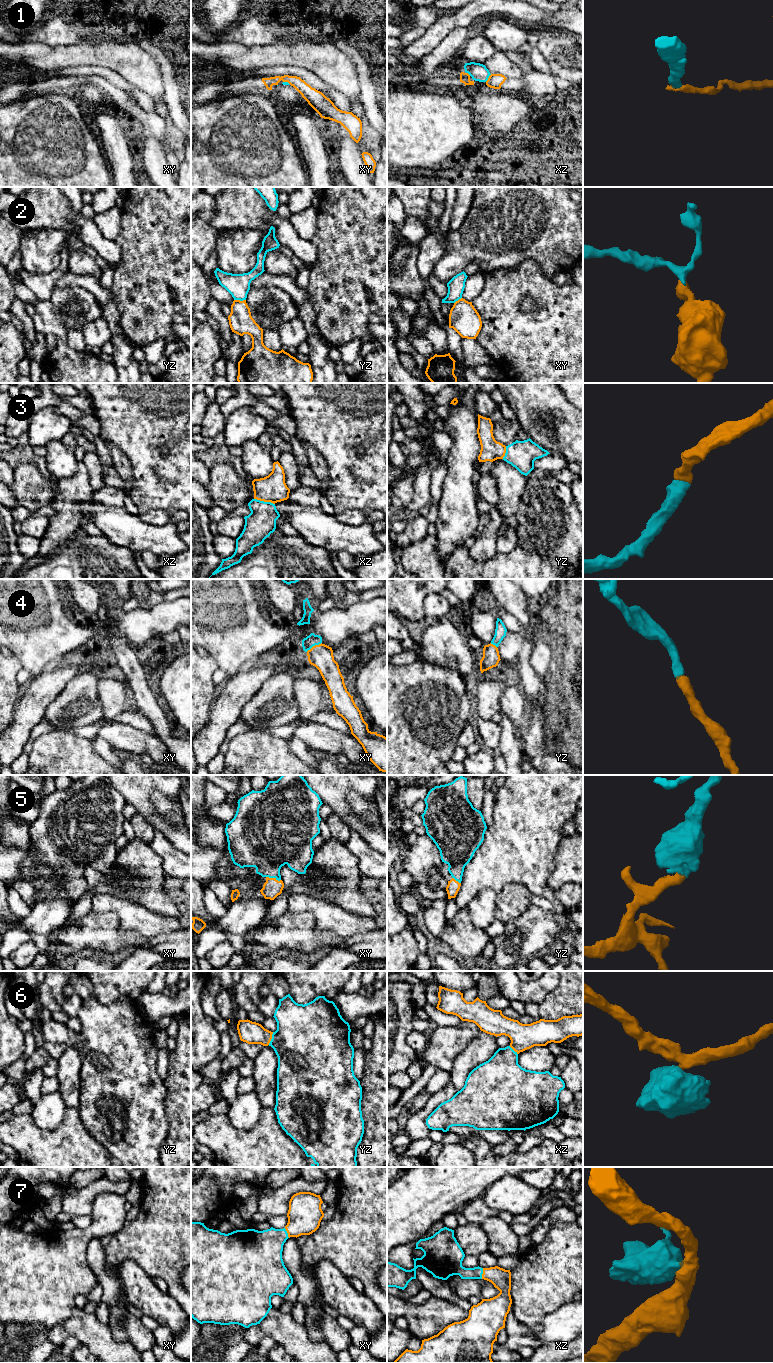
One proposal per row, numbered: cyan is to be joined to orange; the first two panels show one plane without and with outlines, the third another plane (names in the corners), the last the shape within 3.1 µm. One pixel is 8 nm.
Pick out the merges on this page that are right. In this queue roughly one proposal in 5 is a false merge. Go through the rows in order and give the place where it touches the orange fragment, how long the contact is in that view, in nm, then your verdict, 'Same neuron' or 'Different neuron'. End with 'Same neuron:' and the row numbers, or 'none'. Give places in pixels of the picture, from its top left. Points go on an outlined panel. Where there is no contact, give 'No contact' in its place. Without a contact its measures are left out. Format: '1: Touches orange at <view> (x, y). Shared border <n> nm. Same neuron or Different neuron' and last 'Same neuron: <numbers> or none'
1: Touches orange at xz (488, 78). Shared border 80 nm. Same neuron
2: Touches orange at yz (239, 300). Shared border 100 nm. Different neuron
3: Touches orange at xz (264, 501). Shared border 180 nm. Same neuron
4: Touches orange at xy (313, 646). Shared border 150 nm. Same neuron
5: Touches orange at xy (273, 878). Shared border 120 nm. Same neuron
6: Touches orange at yz (271, 1038). Shared border 110 nm. Same neuron
7: Touches orange at xz (483, 1273). Shared border 90 nm. Same neuron
Same neuron: 1, 3, 4, 5, 6, 7

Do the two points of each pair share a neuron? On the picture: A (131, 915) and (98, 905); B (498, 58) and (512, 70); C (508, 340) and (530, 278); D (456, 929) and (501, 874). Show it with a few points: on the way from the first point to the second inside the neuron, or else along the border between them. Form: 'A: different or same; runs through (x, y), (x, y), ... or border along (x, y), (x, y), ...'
A: same; runs through (123, 908), (119, 905), (106, 905)
B: same; runs through (501, 61), (509, 69)
C: same; runs through (507, 325), (507, 301), (515, 293)
D: different; border along (466, 906), (459, 909)

